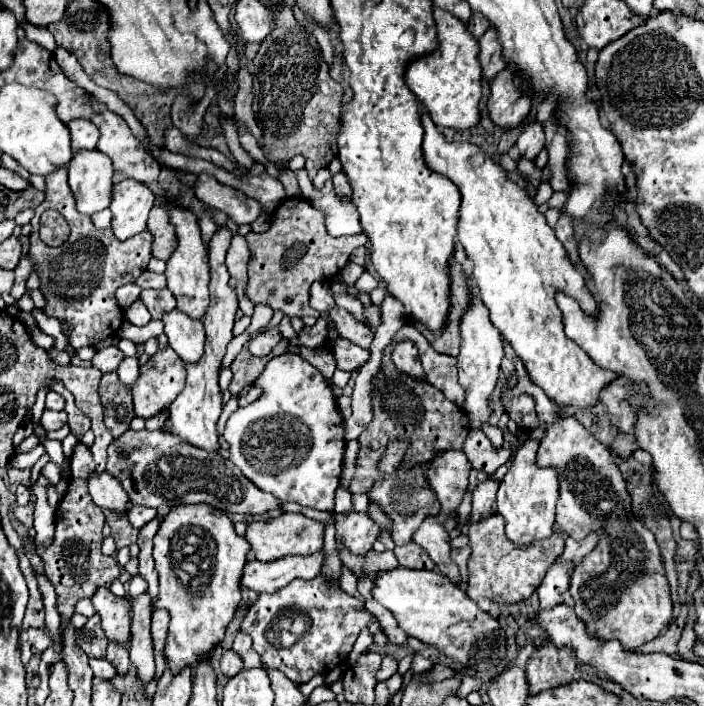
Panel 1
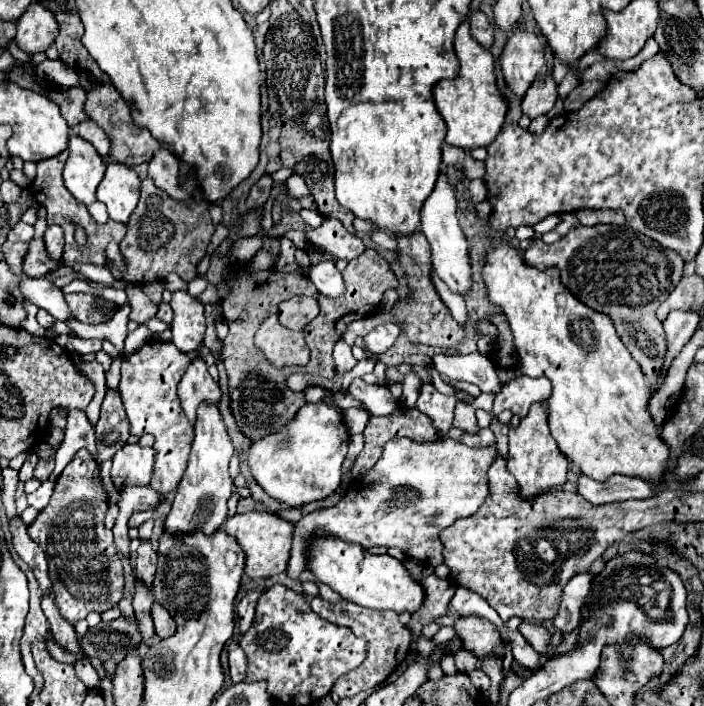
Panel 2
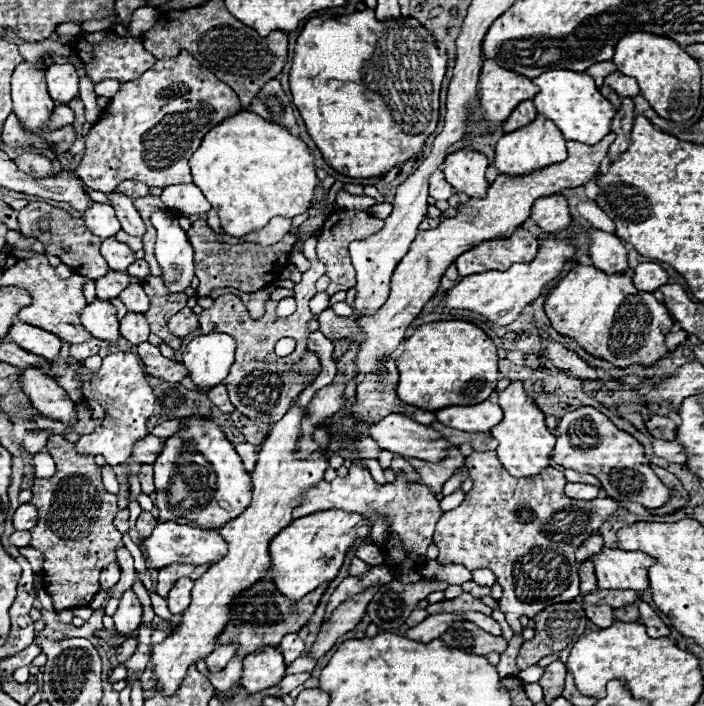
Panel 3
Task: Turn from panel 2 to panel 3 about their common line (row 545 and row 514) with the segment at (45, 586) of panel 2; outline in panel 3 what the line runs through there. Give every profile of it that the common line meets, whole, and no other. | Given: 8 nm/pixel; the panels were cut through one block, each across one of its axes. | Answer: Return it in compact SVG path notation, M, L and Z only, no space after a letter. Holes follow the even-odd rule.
M20 504L20 508L12 516L12 524L16 530L30 530L36 524L36 510L32 504Z

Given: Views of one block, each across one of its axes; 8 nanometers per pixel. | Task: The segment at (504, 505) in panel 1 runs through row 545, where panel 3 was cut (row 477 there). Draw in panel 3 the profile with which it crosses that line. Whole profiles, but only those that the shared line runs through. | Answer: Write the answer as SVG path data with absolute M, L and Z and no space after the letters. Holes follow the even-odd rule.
M512 382L500 396L498 404L504 410L504 418L498 426L492 428L492 436L498 440L498 458L502 466L514 478L528 478L540 474L544 468L550 466L550 452L554 450L556 436L548 432L544 424L544 414L530 402L526 396L522 382Z

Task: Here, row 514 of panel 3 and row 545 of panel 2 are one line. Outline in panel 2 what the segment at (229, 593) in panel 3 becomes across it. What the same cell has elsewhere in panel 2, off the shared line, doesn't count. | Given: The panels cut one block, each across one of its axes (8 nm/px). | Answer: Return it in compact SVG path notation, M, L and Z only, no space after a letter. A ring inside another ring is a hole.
M248 512L248 514L236 514L228 518L224 524L224 530L226 534L234 536L242 546L246 554L244 574L248 578L268 578L268 576L286 572L290 546L292 546L292 532L294 532L294 526L290 522L282 520L272 512Z

